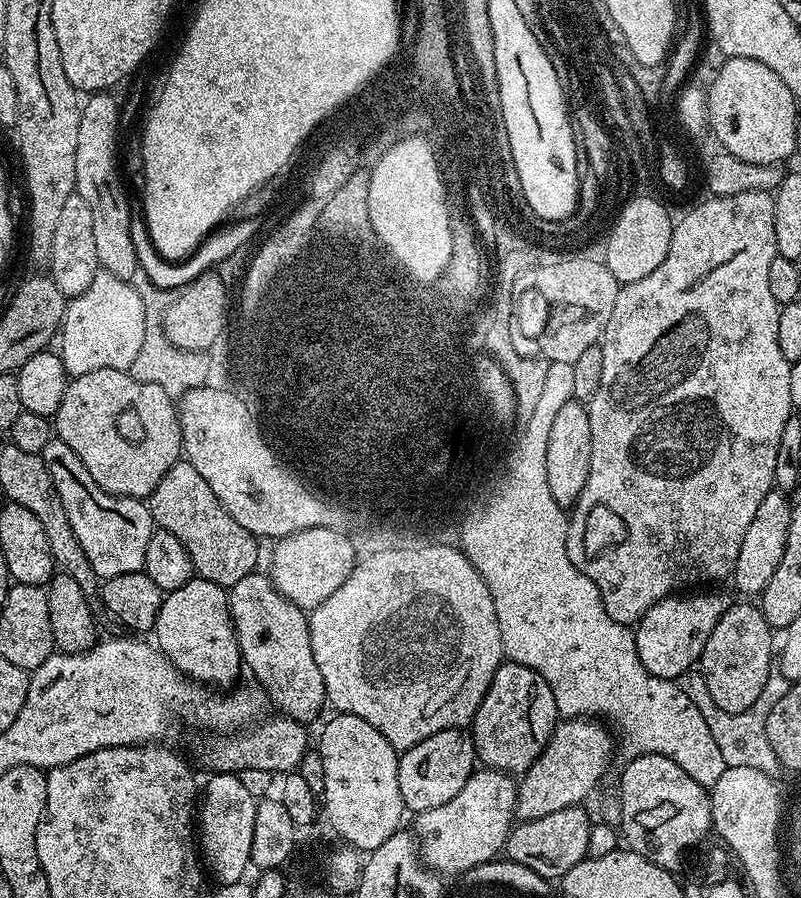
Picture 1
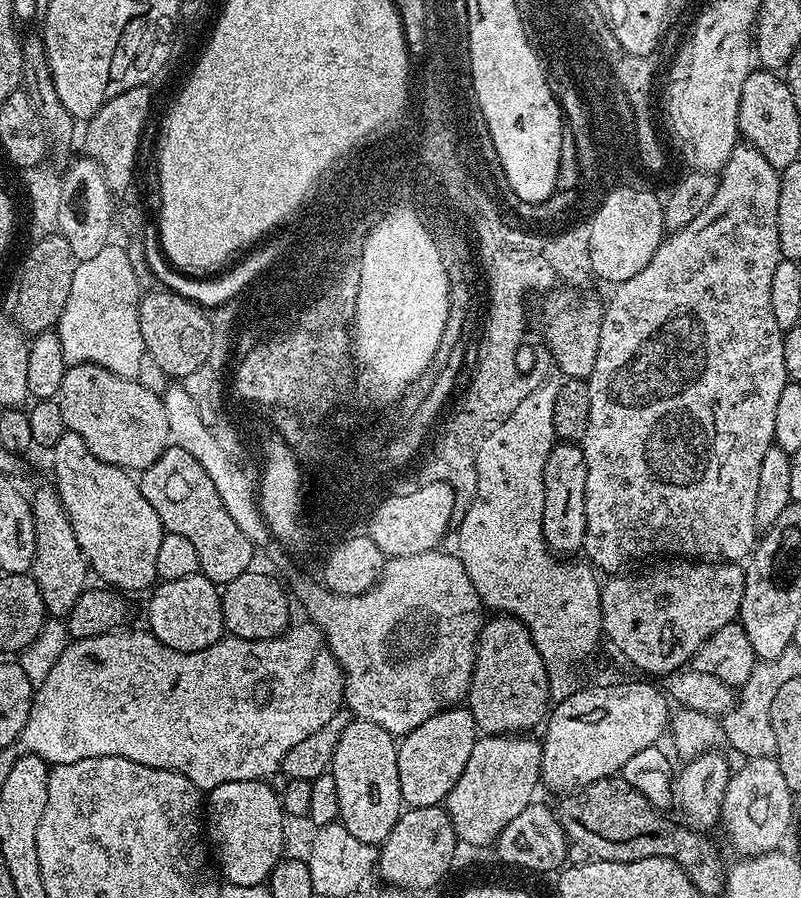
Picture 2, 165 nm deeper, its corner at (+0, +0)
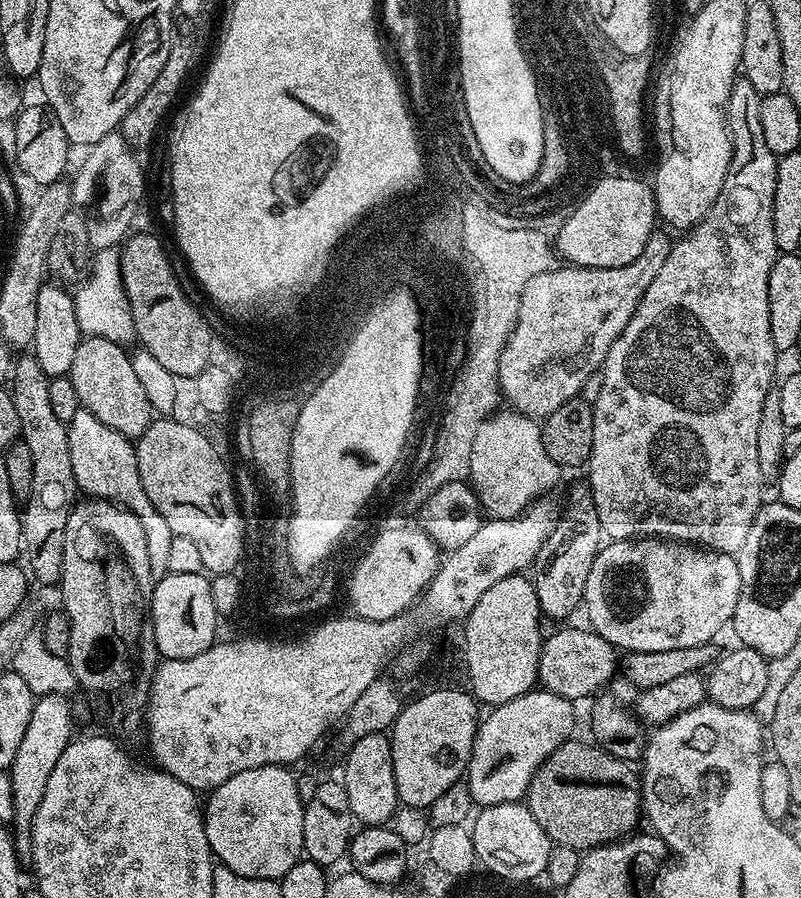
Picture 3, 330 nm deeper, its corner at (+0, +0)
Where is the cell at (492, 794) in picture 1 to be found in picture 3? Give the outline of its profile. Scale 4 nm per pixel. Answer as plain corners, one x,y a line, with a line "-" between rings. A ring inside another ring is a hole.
533,690
514,698
505,704
497,704
488,717
479,721
476,737
472,743
472,753
468,759
466,781
473,805
489,808
499,804
514,804
523,801
528,794
528,787
542,762
559,744
573,735
572,723
576,720
573,701
562,698
553,692

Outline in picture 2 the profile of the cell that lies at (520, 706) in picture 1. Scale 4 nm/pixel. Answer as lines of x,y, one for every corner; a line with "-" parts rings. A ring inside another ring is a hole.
496,614
485,619
484,627
476,643
476,665
472,671
472,681
468,687
466,707
472,711
477,729
490,736
505,734
528,734
536,723
545,719
550,708
548,695
548,671
526,630
526,626
515,616

